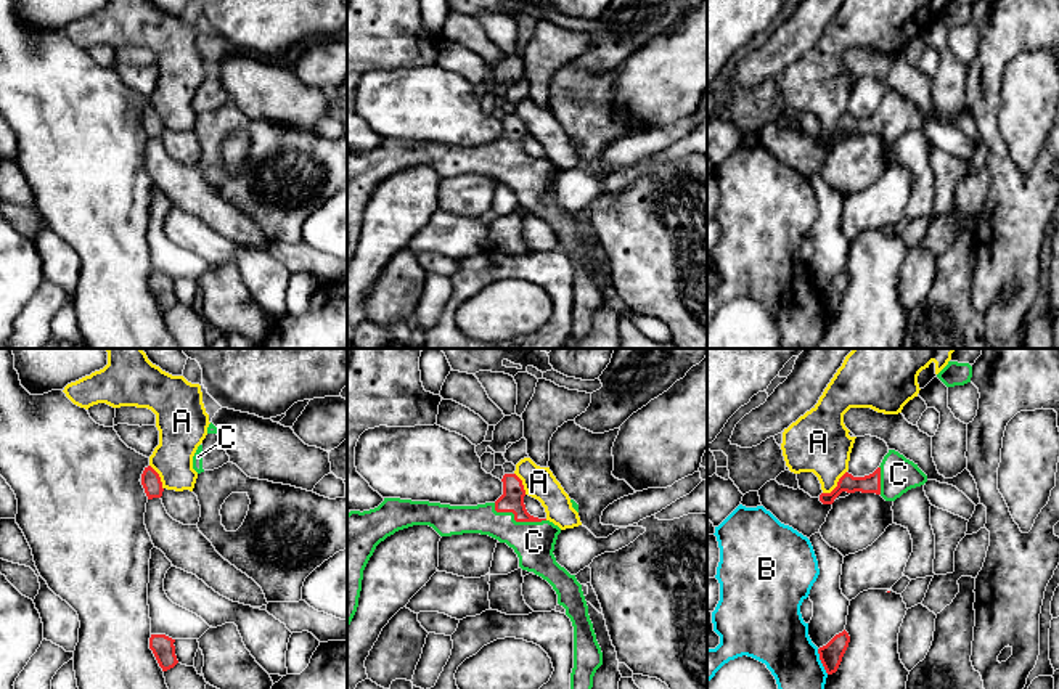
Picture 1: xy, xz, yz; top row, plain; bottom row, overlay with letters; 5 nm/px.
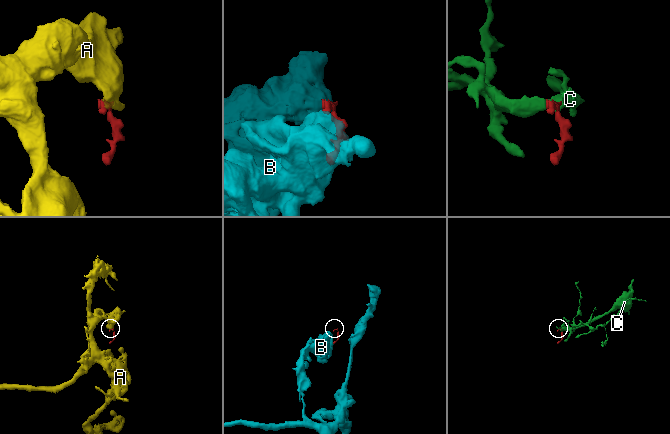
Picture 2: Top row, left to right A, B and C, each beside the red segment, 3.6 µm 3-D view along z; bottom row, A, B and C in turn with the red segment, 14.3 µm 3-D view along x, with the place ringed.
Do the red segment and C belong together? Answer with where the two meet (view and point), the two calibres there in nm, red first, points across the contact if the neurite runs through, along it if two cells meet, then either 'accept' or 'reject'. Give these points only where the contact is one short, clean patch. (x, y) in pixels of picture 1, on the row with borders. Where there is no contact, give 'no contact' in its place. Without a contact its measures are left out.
contact xz (516, 521); calibres 120 and 200 nm; way xz (511, 500), (511, 513), (516, 521), (534, 542); accept

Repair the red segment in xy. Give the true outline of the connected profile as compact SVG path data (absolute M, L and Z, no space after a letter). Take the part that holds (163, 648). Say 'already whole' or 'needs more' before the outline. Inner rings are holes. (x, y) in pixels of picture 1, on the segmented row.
already whole; M151 634L149 638L149 649L153 650L162 671L170 670L178 663L174 642L175 639L166 634Z

